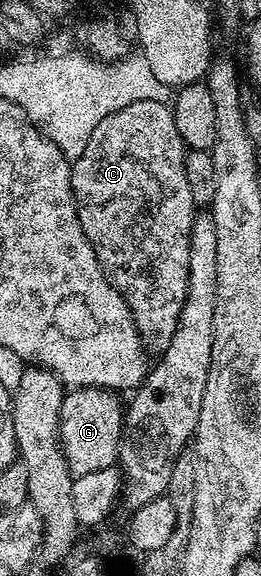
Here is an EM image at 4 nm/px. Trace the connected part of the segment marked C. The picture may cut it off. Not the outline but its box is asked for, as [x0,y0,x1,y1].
[71,100,197,355]

